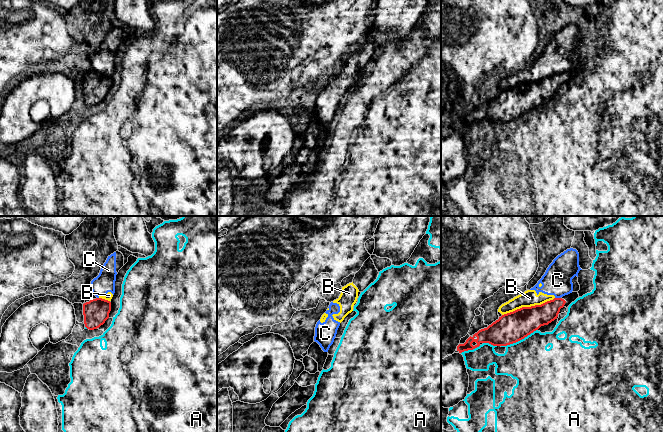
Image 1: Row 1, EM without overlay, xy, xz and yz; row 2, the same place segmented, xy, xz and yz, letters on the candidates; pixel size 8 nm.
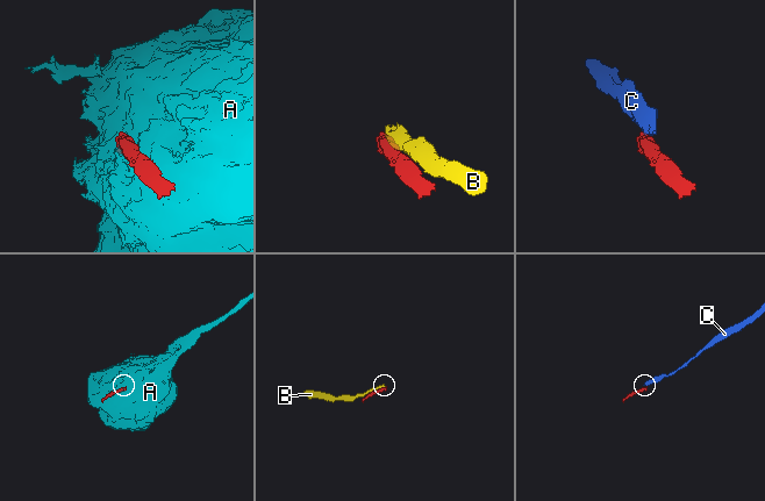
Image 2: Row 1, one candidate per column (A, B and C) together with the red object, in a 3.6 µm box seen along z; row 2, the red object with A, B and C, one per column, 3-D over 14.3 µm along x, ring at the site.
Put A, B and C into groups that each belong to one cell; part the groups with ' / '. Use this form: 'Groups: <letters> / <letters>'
Groups: A / B C

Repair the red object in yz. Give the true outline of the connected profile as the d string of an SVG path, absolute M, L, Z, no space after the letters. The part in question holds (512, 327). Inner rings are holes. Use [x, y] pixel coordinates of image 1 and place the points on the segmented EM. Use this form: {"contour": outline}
{"contour": "M572 292L541 305L522 307L504 314L487 328L470 336L464 344L459 344L457 351L462 353L473 350L481 343L489 343L493 346L507 346L516 343L541 326L548 325L557 319L560 309L569 307L577 298L579 298L578 292Z"}

